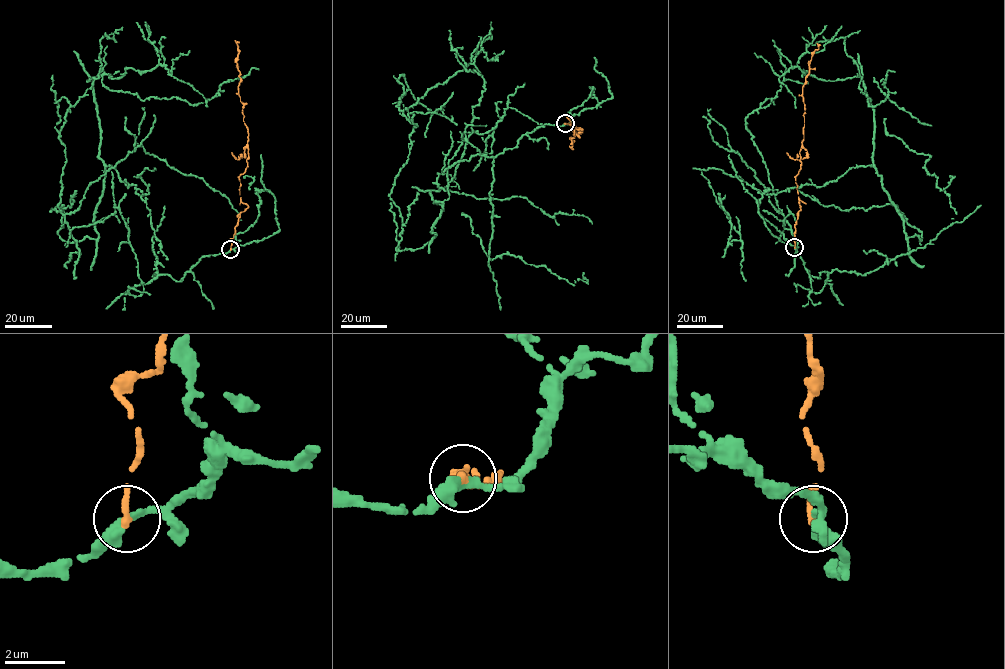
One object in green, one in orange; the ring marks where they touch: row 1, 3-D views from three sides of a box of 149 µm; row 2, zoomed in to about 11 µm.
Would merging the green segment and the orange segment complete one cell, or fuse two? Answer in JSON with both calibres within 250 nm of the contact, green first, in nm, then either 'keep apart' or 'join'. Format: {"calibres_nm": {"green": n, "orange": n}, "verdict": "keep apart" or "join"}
{"calibres_nm": {"green": 260, "orange": 280}, "verdict": "keep apart"}

